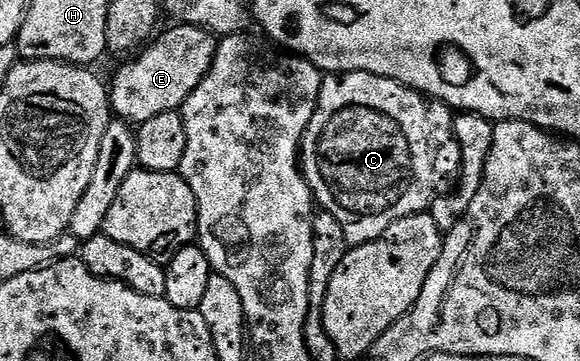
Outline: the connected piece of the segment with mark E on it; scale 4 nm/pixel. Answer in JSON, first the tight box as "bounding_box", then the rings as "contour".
{"bounding_box":[110,23,217,126],"contour":[[[177,23],[174,27],[169,32],[160,32],[150,46],[139,53],[137,60],[117,70],[112,84],[110,80],[112,110],[121,121],[139,126],[158,114],[183,109],[186,98],[190,98],[202,78],[206,78],[214,62],[217,37],[198,25]]]}

